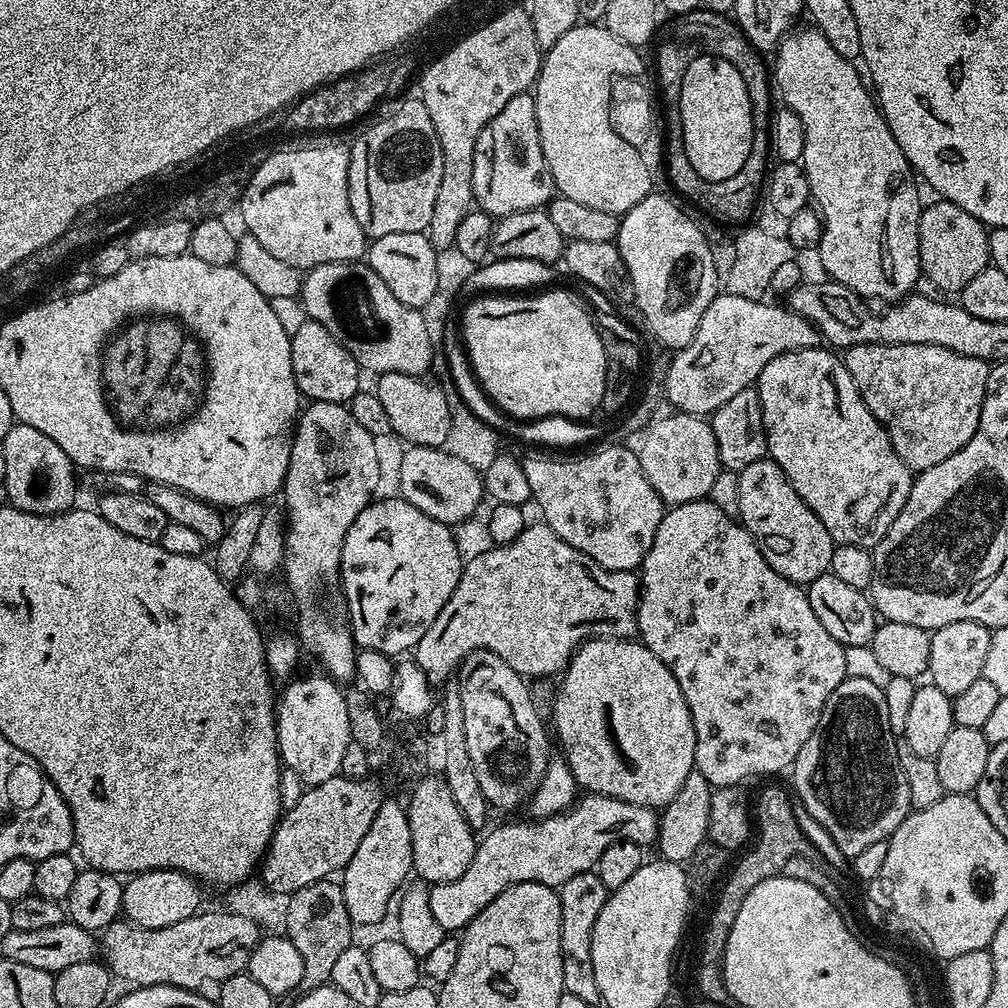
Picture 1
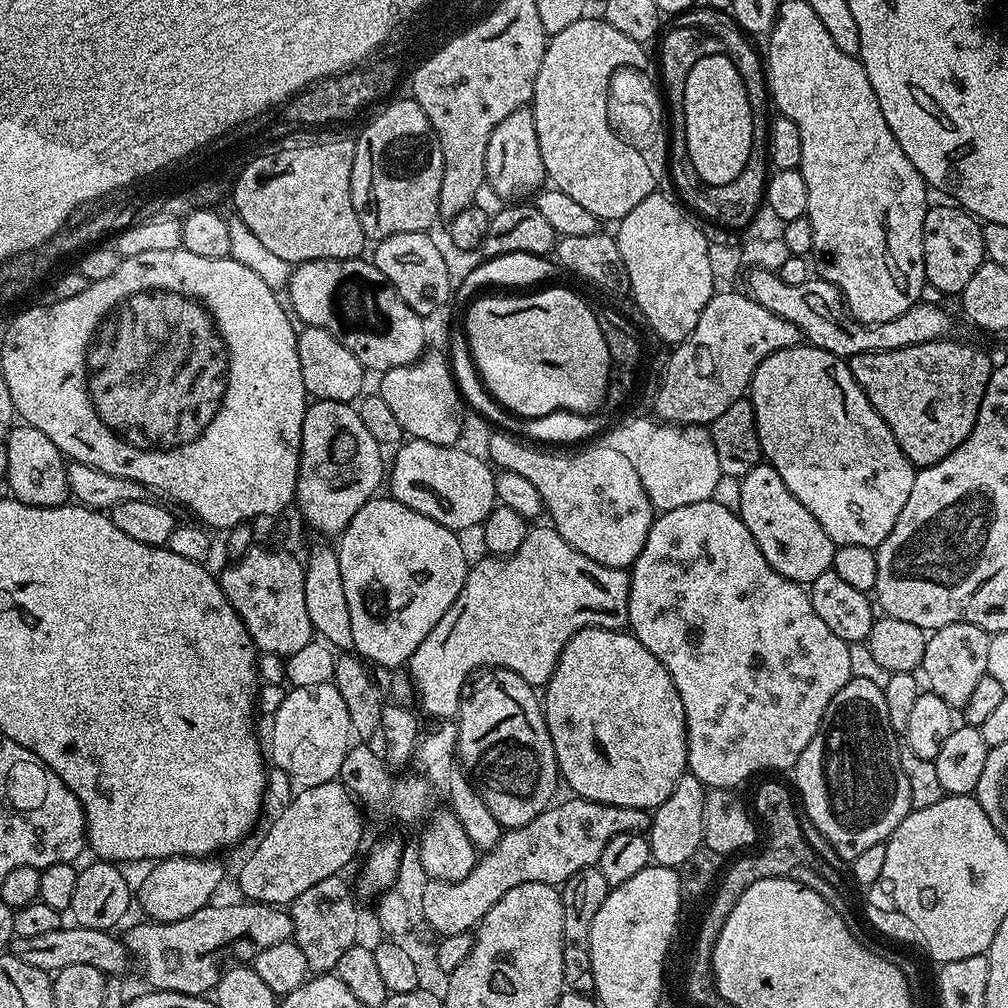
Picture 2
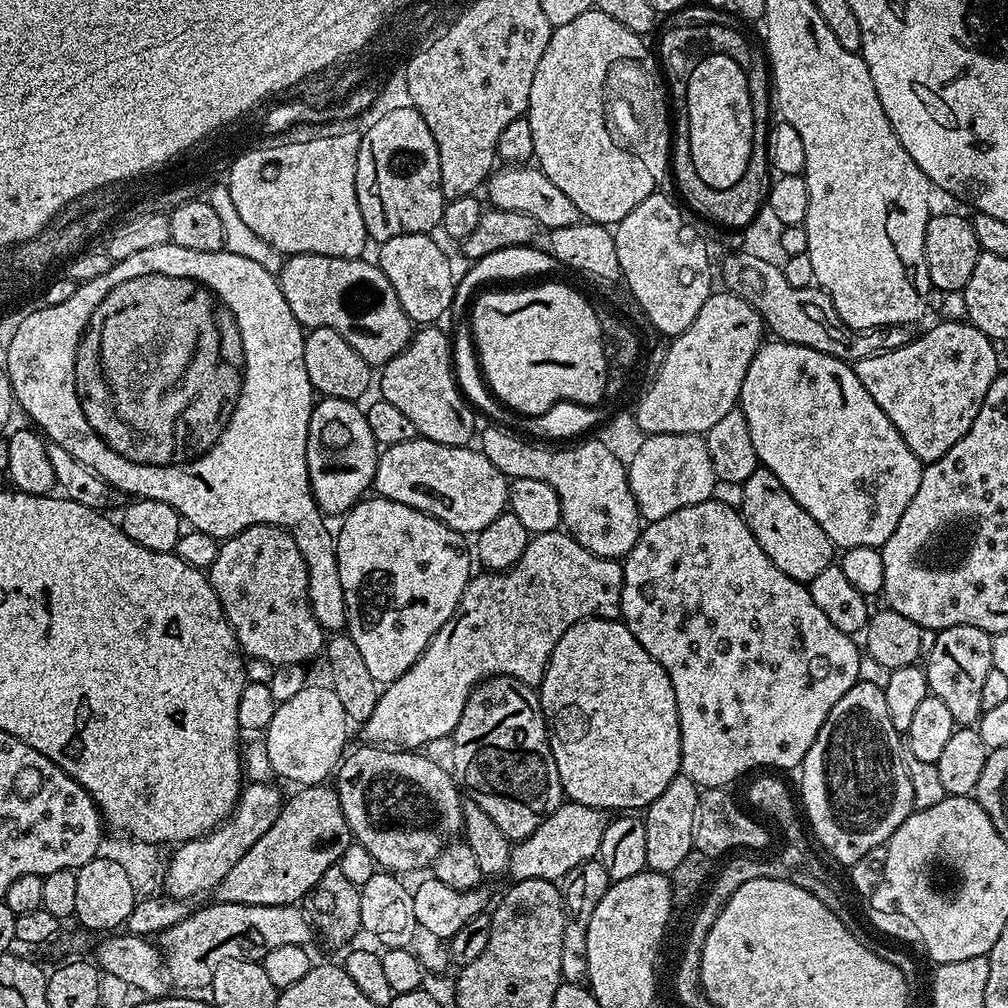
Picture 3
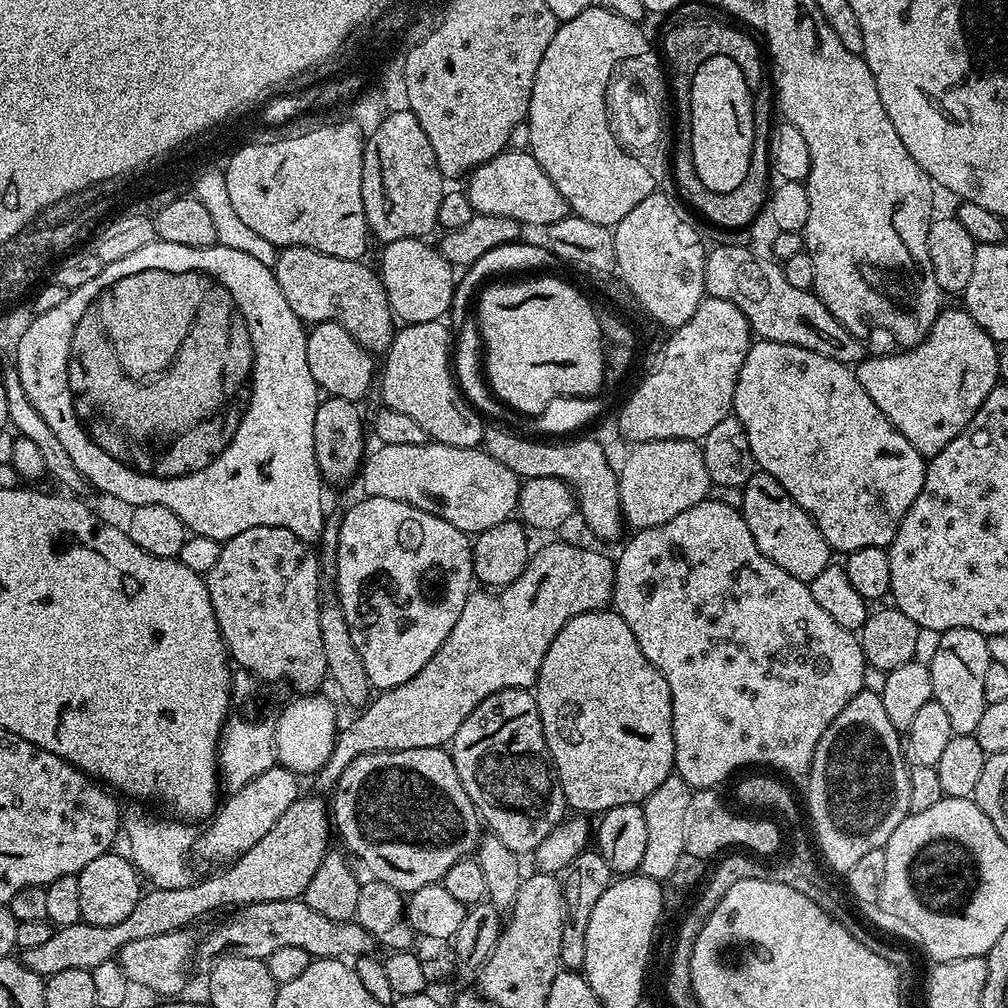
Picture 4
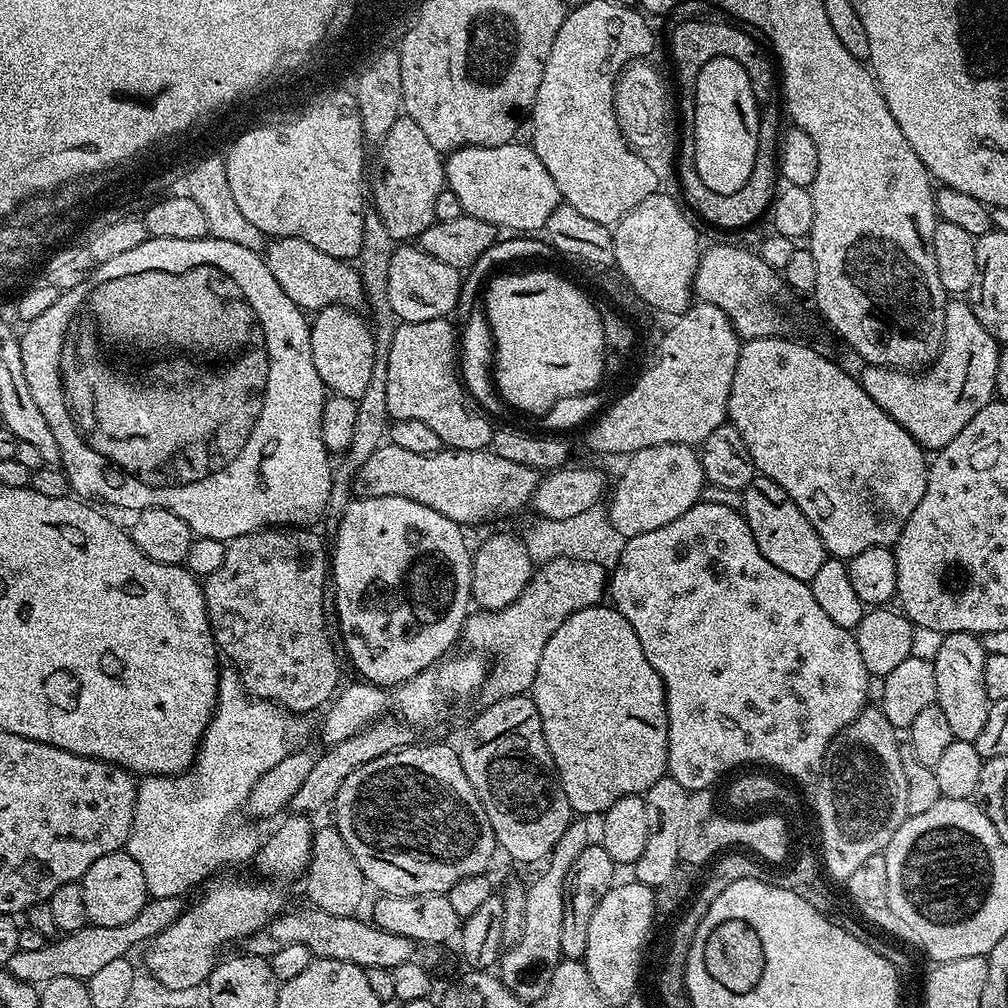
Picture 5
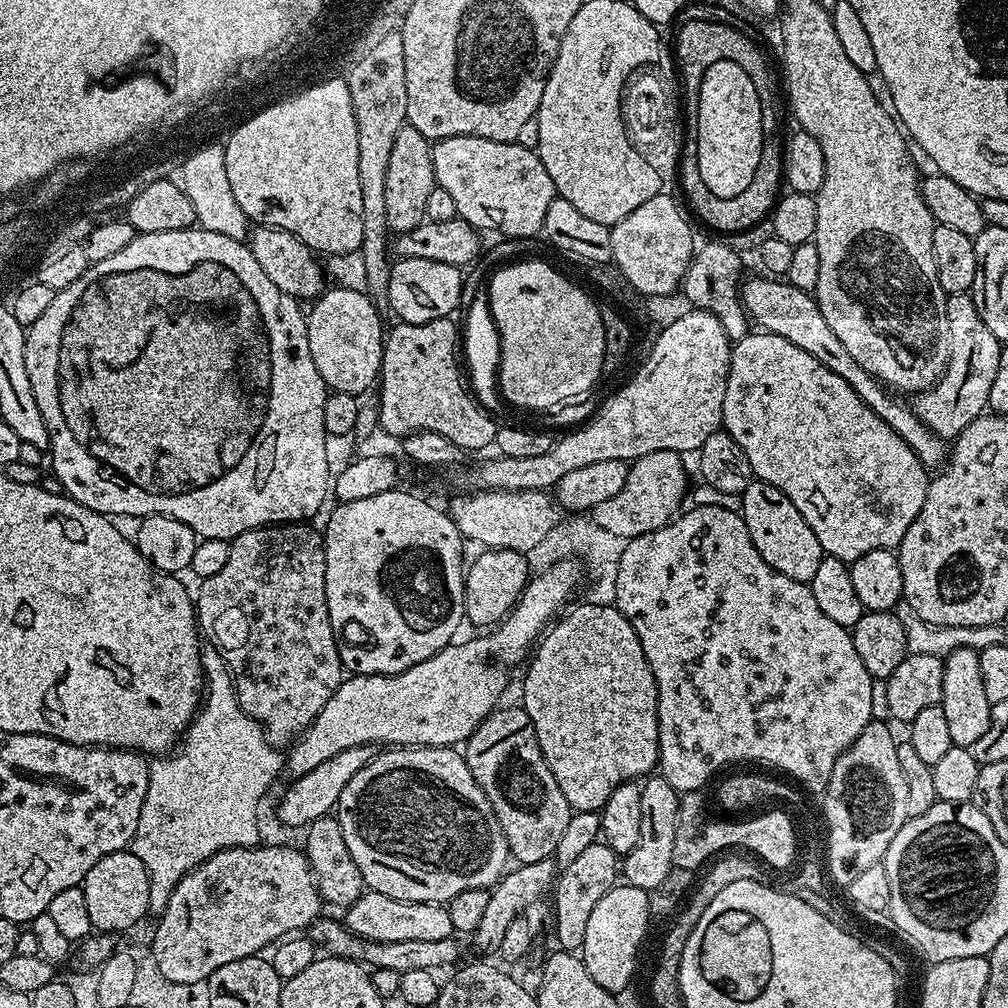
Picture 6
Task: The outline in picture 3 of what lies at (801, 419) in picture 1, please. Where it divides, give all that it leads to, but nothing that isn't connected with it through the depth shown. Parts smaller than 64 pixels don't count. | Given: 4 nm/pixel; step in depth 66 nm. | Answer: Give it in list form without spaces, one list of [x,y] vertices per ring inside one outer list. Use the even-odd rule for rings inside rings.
[[[765,342],[761,344],[760,349],[756,351],[750,362],[750,370],[746,370],[746,378],[742,378],[738,410],[750,425],[750,439],[754,441],[754,450],[758,454],[760,464],[768,468],[770,474],[774,474],[774,478],[778,478],[778,482],[782,482],[782,486],[786,486],[790,498],[794,498],[794,502],[798,502],[798,506],[802,506],[802,510],[806,510],[806,514],[810,514],[810,518],[814,518],[814,522],[818,522],[818,526],[822,526],[822,530],[826,530],[826,534],[832,539],[832,543],[837,549],[843,550],[854,546],[883,548],[884,543],[890,538],[890,534],[894,534],[894,526],[898,526],[898,518],[902,518],[906,506],[910,506],[910,498],[914,498],[914,493],[918,490],[918,482],[922,482],[924,468],[922,461],[914,454],[914,450],[910,450],[910,446],[906,446],[902,434],[898,434],[898,430],[890,422],[890,418],[886,418],[886,414],[882,414],[878,402],[874,402],[874,398],[870,398],[866,386],[862,386],[862,382],[858,382],[858,374],[849,361],[839,360],[830,354],[822,354],[818,350],[810,350],[806,346],[783,342]]]

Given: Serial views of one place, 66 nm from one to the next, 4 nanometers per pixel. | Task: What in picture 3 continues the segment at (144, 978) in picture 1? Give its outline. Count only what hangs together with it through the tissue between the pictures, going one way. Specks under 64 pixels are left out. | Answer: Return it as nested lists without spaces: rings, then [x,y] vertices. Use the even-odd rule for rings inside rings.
[[[209,902],[205,908],[197,912],[195,909],[185,920],[159,933],[158,947],[164,953],[169,981],[180,987],[177,989],[191,990],[211,984],[218,962],[226,962],[226,958],[260,962],[277,946],[311,945],[312,936],[312,921],[295,904],[250,906]]]

